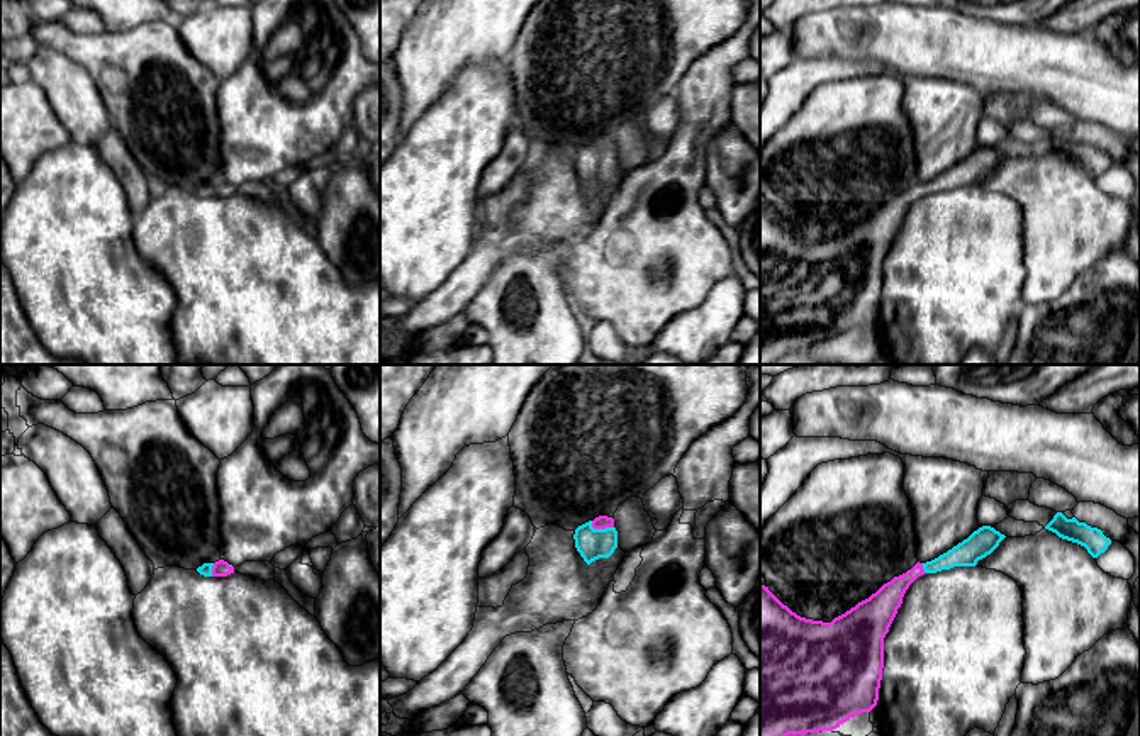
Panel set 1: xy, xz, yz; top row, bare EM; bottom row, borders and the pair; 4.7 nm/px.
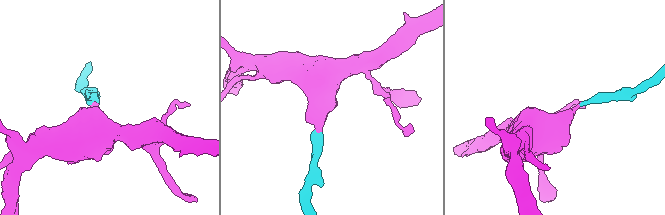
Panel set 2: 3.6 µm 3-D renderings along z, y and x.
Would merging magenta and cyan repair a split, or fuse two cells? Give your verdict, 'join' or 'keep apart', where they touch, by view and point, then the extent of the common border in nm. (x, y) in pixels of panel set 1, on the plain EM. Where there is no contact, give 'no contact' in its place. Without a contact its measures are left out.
join; meets magenta in xz at (601, 148); contact 120 nm long

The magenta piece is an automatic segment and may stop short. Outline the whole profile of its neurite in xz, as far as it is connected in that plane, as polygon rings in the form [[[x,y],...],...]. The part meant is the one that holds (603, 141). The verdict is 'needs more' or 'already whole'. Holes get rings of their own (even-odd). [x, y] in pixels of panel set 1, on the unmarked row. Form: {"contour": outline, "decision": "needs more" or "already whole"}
{"contour": [[[599,136],[575,149],[575,168],[587,185],[599,178],[609,178],[618,168],[614,139]]], "decision": "needs more"}

